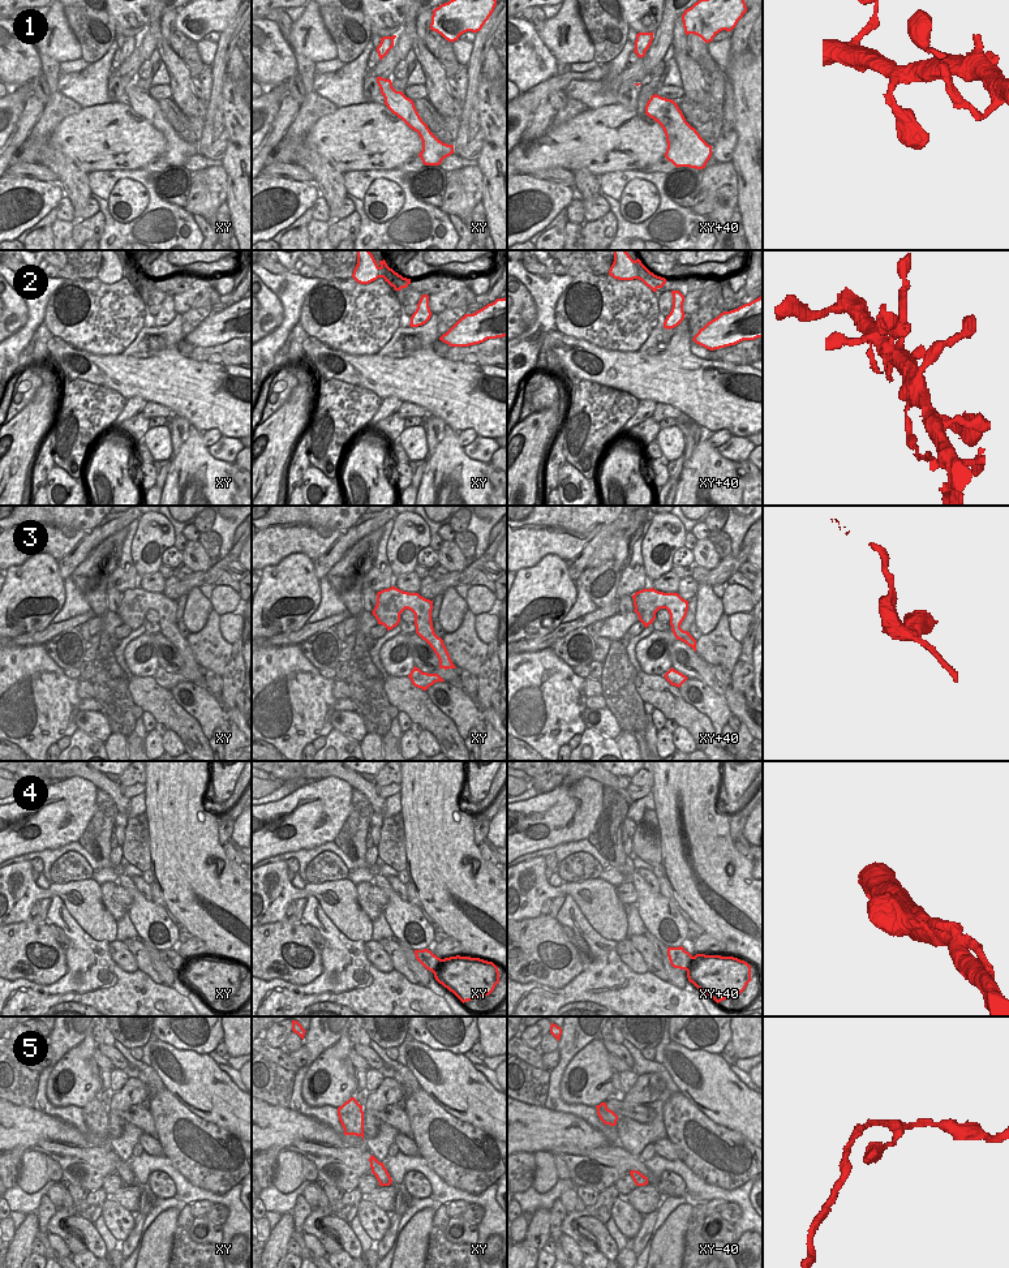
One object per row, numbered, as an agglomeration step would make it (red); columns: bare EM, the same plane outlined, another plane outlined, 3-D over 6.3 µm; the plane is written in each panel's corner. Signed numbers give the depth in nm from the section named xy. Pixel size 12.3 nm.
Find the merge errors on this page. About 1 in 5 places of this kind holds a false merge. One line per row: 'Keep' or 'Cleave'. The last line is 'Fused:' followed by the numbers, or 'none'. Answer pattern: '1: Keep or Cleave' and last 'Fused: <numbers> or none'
1: Keep
2: Keep
3: Keep
4: Keep
5: Keep
Fused: none

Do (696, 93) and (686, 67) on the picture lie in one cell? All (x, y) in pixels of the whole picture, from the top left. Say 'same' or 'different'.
same

